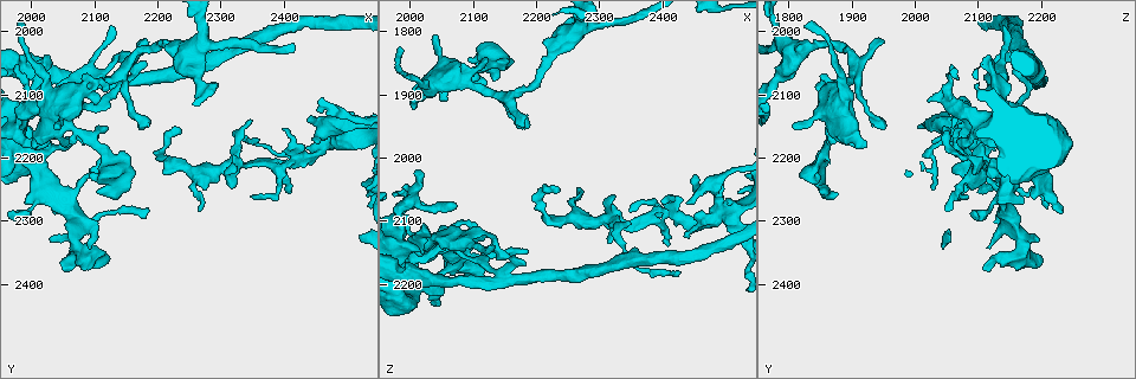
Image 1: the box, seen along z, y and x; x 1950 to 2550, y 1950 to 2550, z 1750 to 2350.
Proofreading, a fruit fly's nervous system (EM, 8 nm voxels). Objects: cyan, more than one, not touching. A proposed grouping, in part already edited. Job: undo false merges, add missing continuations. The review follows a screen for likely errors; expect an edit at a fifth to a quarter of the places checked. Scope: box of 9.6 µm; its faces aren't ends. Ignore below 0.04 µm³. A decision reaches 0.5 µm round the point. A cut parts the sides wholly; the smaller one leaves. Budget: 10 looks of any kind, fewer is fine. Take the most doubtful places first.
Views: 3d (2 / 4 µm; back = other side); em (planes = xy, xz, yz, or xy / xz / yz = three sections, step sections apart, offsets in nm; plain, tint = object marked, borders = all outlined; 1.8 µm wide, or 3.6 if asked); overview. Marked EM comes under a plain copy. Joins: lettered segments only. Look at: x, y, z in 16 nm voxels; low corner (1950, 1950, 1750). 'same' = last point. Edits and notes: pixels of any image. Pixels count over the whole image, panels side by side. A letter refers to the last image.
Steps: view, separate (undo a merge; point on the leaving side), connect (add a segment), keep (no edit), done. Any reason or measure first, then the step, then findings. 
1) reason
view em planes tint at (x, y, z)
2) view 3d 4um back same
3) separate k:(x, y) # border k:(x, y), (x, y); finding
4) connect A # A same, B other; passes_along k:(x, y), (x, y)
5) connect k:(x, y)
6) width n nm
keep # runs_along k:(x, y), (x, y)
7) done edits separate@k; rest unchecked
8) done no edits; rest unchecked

abrupt turn
view em planes borders at (2145, 2085, 2185)

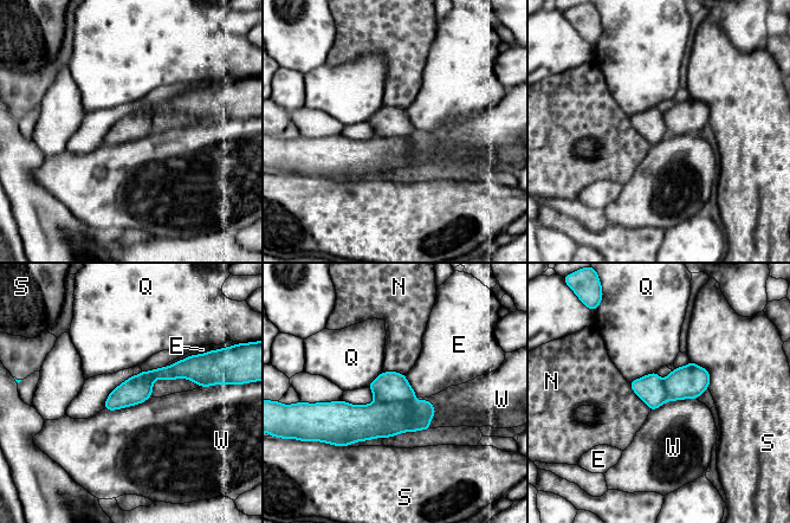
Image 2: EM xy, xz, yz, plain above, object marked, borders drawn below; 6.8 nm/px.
width 190 nm; longest_contact E 360 nm
separate 2:(375, 420) # E other, N other, Q other, S other, W other; two neurons meet here

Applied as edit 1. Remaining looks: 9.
calibre changes
view em planes borders at (2325, 2210, 2095)

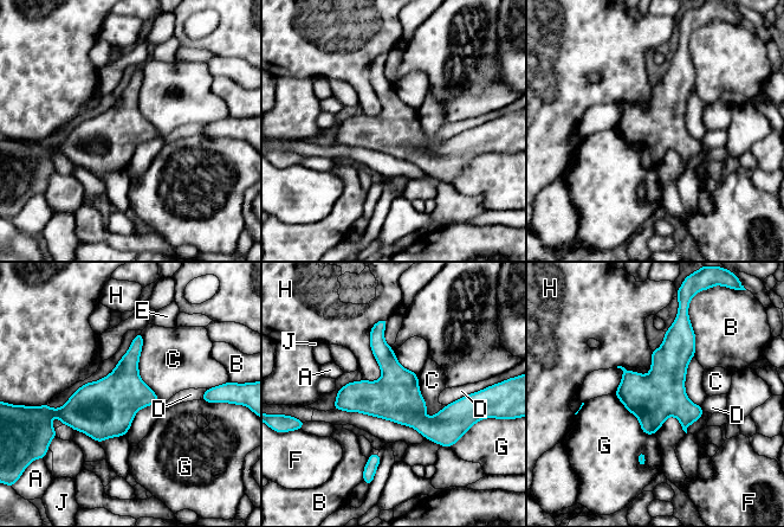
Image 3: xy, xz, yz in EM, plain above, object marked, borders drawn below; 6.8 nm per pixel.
keep # A other, B other, C other, D other, E other, F other, G other, H other, J other; runs_along 3:(465, 400), (444, 422), (337, 406); one neuron here

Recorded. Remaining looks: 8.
free end
view 3d 4um at (2500, 2130, 2070)

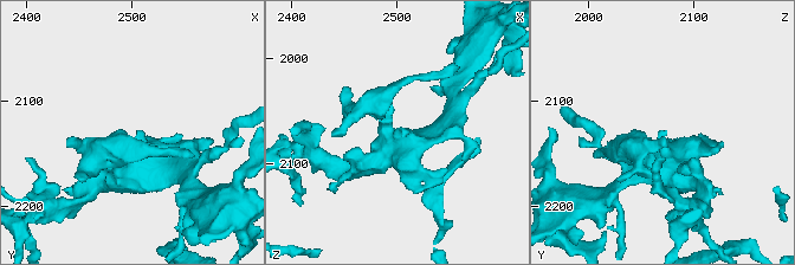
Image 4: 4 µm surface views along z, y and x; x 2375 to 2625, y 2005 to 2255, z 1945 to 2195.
view em yz step 8 tint at (2502, 2128, 2072)

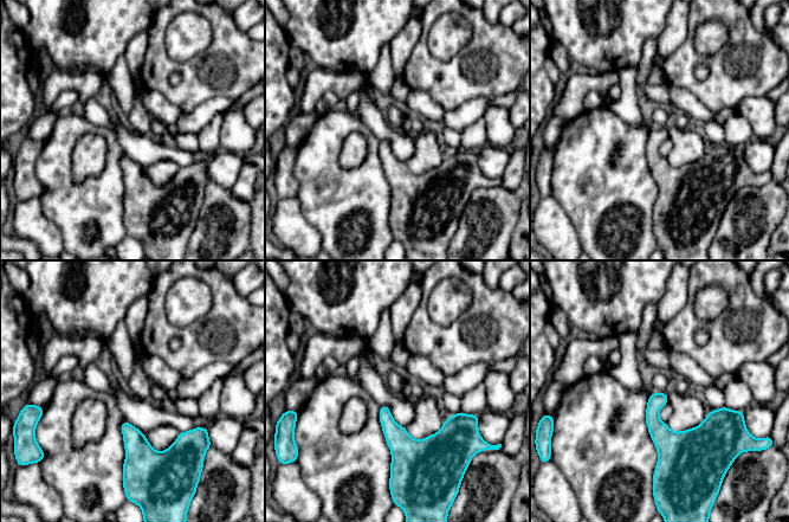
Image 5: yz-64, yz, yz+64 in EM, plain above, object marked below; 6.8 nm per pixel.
see the neighbours
view em yz step 8 borders same

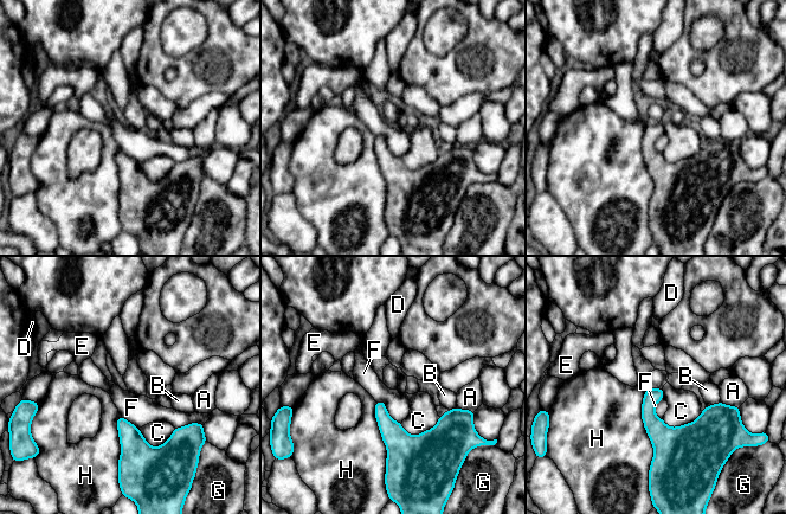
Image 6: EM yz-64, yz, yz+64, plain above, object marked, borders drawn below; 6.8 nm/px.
longest_contact H 550 nm
keep # A other, B other, C other, D other, E other, F other, G other, H other; runs_along 6:(459, 413), (390, 460); no lettered segment goes on from it

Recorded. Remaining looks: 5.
free end
view 3d 4um at (2065, 2105, 2075)

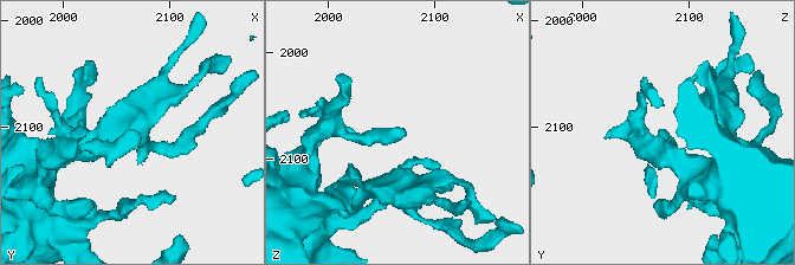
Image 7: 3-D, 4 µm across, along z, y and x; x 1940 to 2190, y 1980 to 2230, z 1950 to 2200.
now the EM
view em yz step 4 borders at (2066, 2108, 2068)

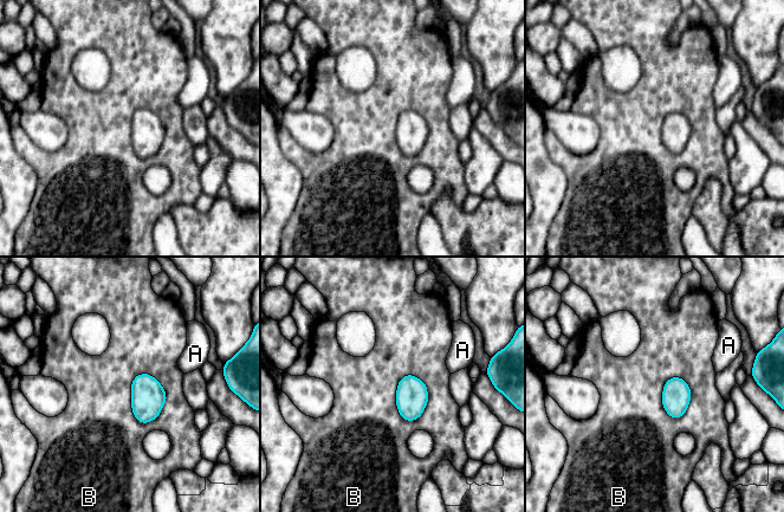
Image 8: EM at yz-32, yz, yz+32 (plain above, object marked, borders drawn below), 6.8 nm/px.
width 190 nm
keep # A other, B other; border 8:(148, 373), (131, 381), (141, 423); none of them fits

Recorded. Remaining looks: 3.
done edits separate@2; rest unchecked

